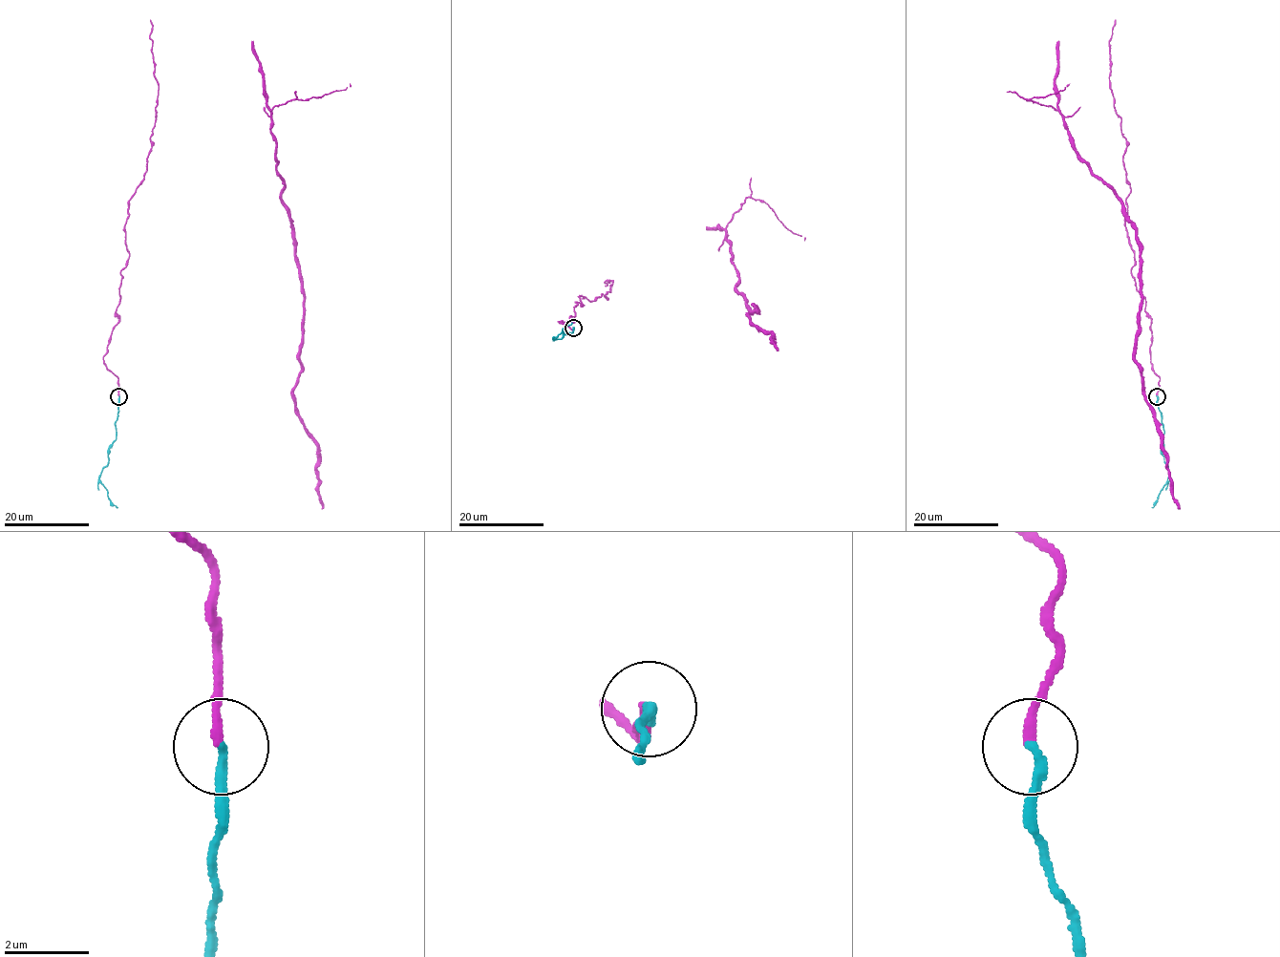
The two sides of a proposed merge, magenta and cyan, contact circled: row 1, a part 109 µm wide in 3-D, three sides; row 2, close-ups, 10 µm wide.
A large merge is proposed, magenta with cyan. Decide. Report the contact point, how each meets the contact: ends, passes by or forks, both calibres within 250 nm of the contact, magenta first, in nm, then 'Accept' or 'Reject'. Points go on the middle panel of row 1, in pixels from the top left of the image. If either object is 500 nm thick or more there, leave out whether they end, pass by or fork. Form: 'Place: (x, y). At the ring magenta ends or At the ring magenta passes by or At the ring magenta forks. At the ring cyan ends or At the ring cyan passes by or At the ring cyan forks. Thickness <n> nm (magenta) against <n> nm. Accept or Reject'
Place: (573, 328). At the ring magenta ends. At the ring cyan ends. Thickness 220 nm (magenta) against 240 nm. Reject

